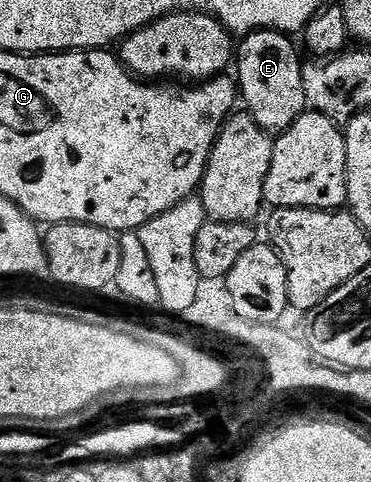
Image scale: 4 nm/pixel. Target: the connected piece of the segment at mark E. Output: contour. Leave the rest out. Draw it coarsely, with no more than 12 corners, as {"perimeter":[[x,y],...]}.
{"perimeter":[[253,30],[236,46],[245,113],[271,136],[308,107],[295,39]]}

